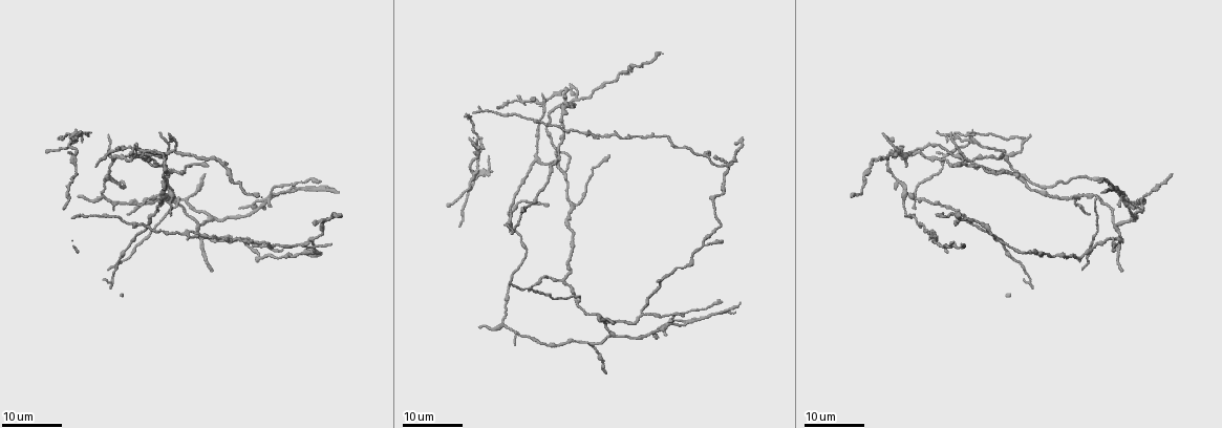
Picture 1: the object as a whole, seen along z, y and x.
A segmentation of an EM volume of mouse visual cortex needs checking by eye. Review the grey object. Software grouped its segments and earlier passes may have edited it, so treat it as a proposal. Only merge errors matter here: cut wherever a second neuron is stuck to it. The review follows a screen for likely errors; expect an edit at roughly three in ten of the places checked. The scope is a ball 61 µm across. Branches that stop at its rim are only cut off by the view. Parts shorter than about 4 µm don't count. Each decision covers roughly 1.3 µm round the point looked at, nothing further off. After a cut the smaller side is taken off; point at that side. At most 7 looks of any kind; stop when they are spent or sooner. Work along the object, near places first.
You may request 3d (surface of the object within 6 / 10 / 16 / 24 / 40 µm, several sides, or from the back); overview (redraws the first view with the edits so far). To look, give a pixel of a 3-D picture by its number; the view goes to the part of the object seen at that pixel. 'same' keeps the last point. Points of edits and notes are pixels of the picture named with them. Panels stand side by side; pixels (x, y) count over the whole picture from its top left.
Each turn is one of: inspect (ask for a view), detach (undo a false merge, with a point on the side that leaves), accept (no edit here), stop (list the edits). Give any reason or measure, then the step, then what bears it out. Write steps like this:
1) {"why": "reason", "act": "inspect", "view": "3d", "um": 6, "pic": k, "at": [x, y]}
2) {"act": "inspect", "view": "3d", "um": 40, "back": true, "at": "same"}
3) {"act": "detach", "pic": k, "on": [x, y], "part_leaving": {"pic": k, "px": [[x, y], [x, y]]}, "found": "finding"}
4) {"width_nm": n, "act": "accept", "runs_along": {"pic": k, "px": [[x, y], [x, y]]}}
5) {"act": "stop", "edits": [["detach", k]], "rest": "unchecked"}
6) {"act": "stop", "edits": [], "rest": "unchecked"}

{"why": "two arms in line, one across", "act": "inspect", "view": "3d", "um": 16, "pic": 1, "at": [661, 285]}

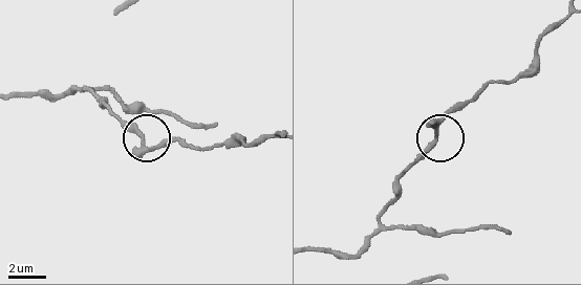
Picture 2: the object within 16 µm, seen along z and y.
{"act": "inspect", "view": "3d", "um": 10, "pic": 2, "at": [141, 140]}

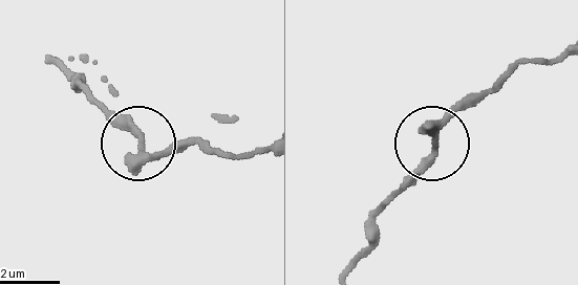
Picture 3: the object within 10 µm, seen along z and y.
{"arms": 3, "act": "accept", "found": "all the same neuron"}

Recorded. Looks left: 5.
{"why": "arms part here", "act": "inspect", "view": "3d", "um": 16, "pic": 1, "at": [644, 313]}

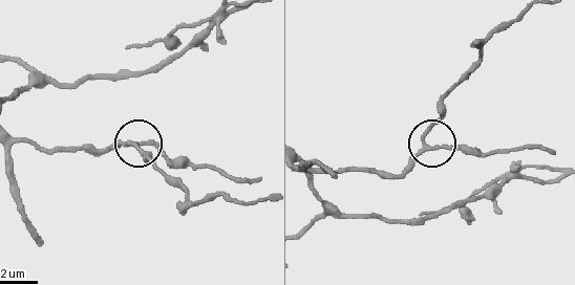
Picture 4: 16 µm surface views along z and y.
{"act": "inspect", "view": "3d", "um": 6, "pic": 4, "at": [425, 148]}

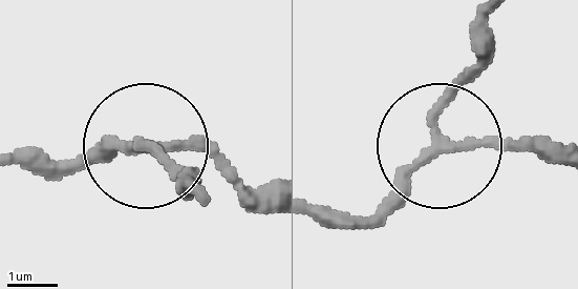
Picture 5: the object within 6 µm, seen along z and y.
{"act": "inspect", "view": "3d", "um": 6, "back": true, "pic": 5, "at": [439, 148]}

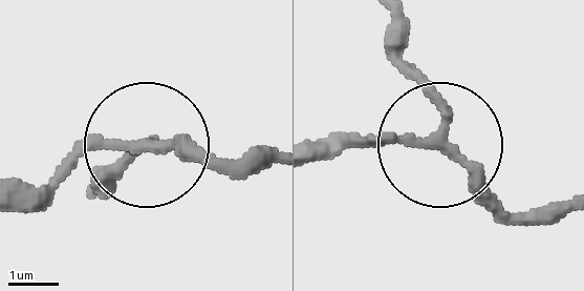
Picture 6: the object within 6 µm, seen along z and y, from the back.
{"width_nm": 200, "act": "accept", "runs_along": {"pic": 6, "px": [[391, 23], [395, 61], [436, 111], [436, 145], [316, 137]]}, "found": "continuous, no second neuron"}

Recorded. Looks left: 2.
{"why": "small branch off a trunk", "act": "inspect", "view": "3d", "um": 16, "pic": 1, "at": [174, 168]}

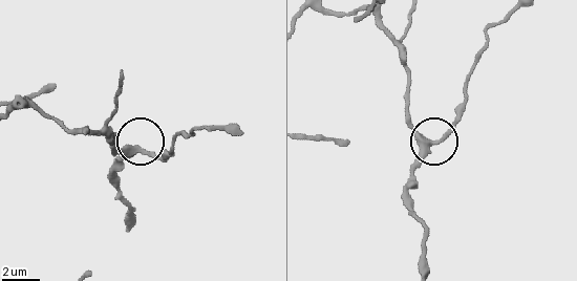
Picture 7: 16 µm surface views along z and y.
{"act": "inspect", "view": "3d", "um": 10, "pic": 7, "at": [428, 141]}

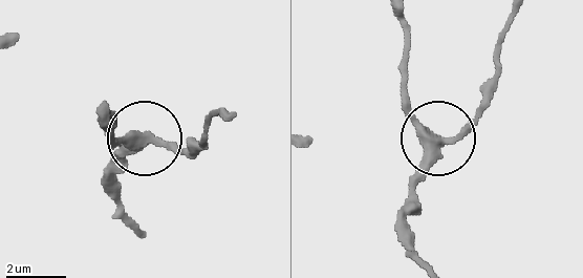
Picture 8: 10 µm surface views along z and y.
{"width_nm": 320, "act": "accept", "runs_along": {"pic": 8, "px": [[426, 264], [404, 212], [413, 174], [491, 94]]}, "found": "one neuron here"}

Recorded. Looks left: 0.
{"act": "stop", "edits": [], "rest": "unchecked"}

